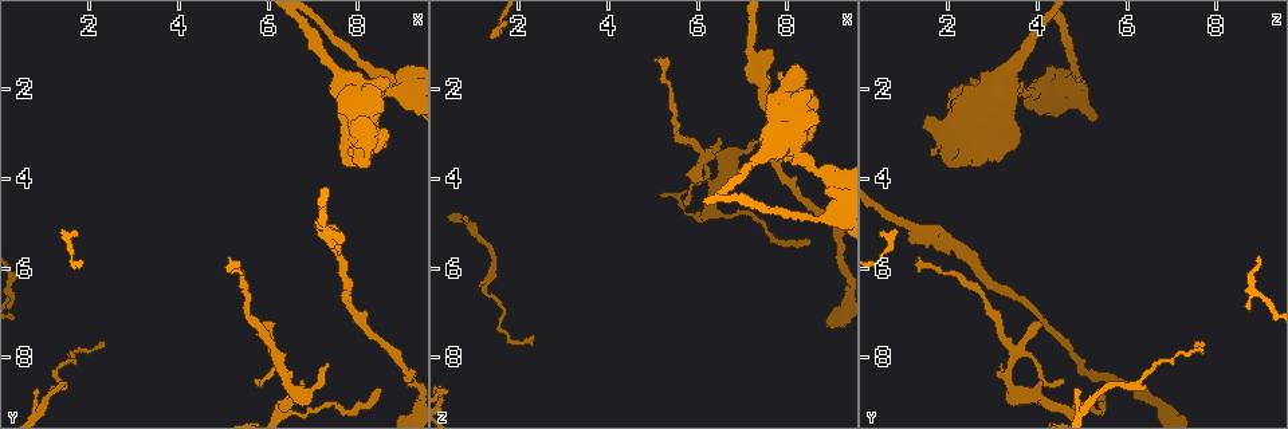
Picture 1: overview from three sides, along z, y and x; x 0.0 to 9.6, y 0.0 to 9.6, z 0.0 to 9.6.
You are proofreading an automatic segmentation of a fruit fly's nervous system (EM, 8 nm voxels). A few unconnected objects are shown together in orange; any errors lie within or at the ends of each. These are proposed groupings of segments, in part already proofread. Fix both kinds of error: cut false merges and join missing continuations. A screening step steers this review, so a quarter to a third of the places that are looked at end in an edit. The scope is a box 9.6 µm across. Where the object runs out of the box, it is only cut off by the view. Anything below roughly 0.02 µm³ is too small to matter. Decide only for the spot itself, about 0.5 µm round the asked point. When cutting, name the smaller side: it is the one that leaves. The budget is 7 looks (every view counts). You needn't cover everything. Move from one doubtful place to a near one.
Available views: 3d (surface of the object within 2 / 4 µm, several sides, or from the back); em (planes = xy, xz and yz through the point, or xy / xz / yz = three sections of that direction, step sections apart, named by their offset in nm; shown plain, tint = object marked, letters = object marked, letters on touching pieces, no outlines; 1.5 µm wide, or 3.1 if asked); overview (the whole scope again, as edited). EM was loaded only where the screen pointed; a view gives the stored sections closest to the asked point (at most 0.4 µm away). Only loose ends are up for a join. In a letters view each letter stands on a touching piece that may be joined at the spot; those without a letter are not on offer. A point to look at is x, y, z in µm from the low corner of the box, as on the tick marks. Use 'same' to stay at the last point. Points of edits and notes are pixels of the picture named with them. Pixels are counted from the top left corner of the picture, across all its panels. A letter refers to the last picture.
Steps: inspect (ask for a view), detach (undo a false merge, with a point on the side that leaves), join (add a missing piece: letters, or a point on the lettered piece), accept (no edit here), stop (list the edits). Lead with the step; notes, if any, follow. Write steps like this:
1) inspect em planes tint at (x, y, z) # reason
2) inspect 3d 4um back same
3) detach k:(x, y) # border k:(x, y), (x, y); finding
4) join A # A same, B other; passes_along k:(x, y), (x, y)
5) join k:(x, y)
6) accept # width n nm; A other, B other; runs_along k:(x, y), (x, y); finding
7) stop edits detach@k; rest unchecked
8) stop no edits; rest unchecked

inspect em yz step 4 letters at (7.30, 5.20, 1.50) # branch point

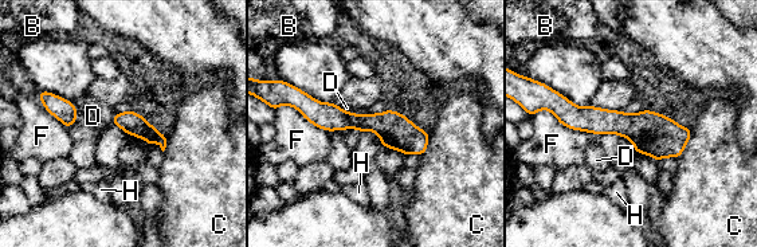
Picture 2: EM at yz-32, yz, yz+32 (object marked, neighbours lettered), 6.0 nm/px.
inspect em planes letters same

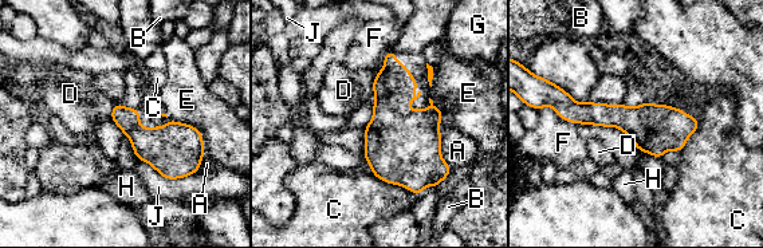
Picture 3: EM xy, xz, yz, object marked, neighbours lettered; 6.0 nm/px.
accept # A other, B other, C other, D other, E other, F other, G other, H other, J other; one neuron here

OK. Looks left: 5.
inspect em planes plain at (9.00, 2.05, 3.90) # thick turns thin

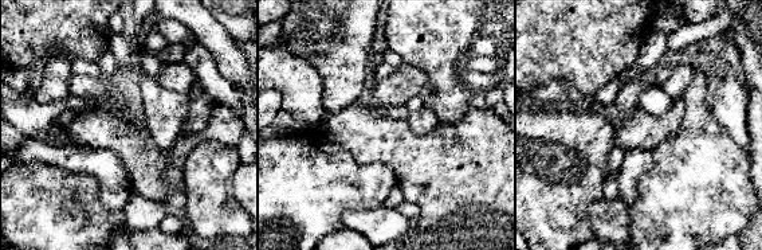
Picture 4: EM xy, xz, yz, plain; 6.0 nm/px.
inspect em planes letters same

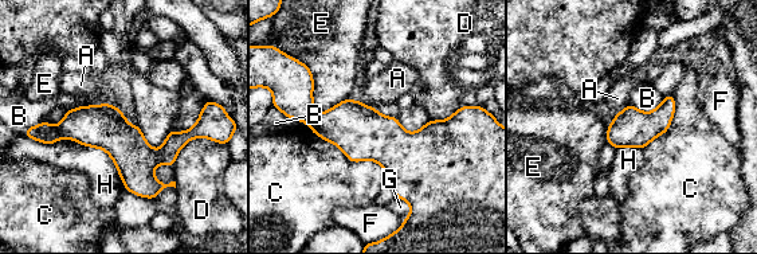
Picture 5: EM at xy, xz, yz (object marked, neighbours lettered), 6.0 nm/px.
detach 5:(98, 126) # longest_contact C 600 nm; A other, B other, C other, D other, E other, F other, G other, H other; a second neuron is stuck on

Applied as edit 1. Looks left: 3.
inspect overview

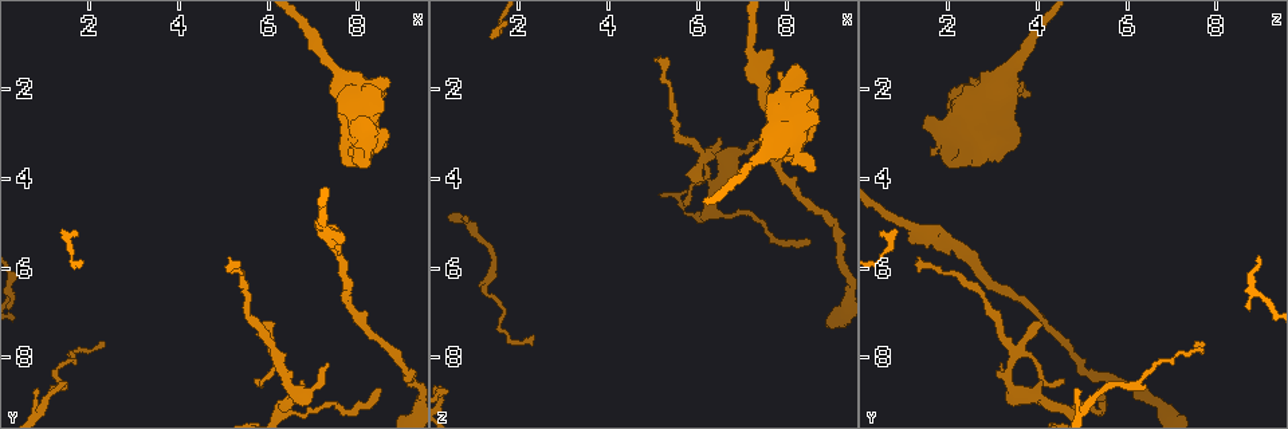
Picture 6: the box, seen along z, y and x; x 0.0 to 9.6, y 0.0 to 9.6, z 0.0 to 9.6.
inspect em xz step 8 letters at (2.35, 7.65, 7.50) # end of a long branch

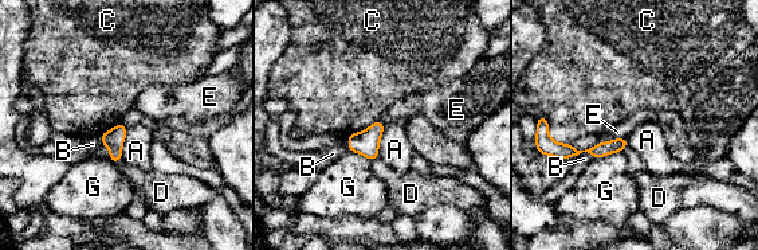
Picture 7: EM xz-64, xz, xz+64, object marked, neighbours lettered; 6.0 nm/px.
accept # width 120 nm; A other, B other, C other, D other, E other, G other; runs_along 7:(624, 141), (599, 151), (570, 152); none of them fits

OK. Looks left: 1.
stop edits detach@5; rest unchecked

